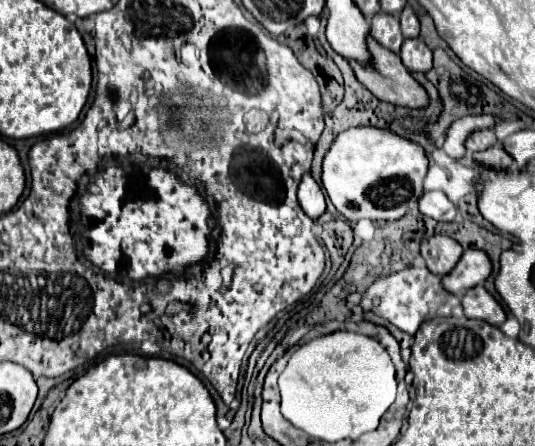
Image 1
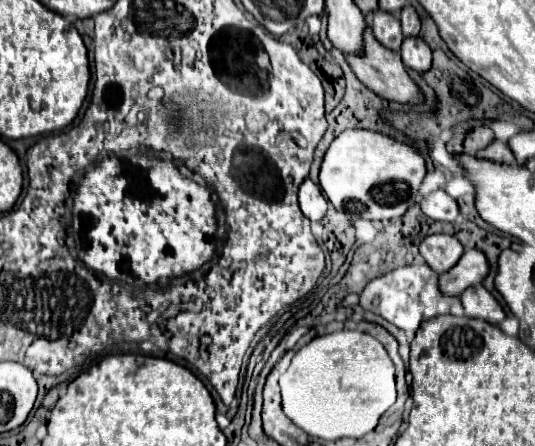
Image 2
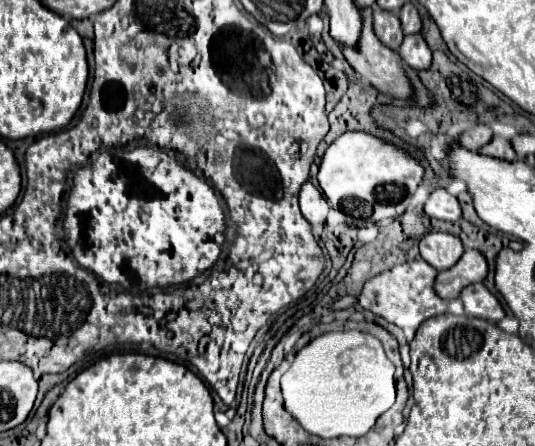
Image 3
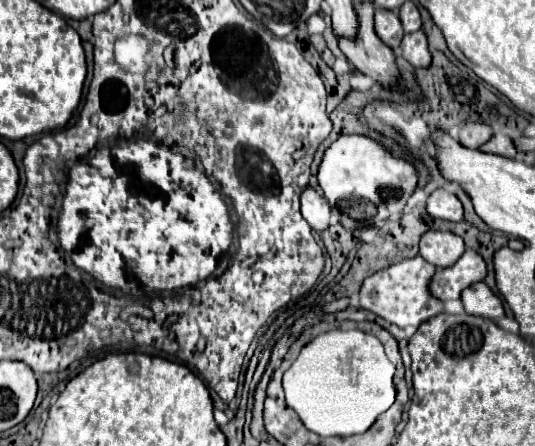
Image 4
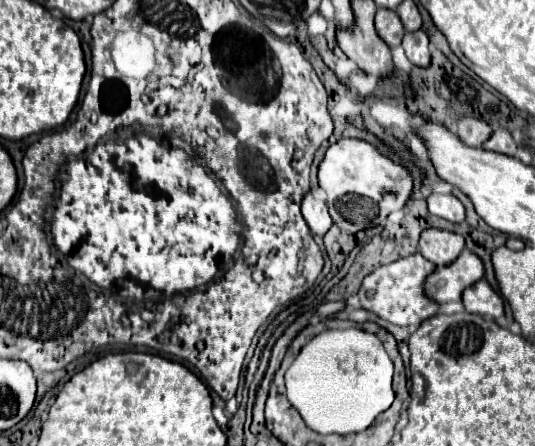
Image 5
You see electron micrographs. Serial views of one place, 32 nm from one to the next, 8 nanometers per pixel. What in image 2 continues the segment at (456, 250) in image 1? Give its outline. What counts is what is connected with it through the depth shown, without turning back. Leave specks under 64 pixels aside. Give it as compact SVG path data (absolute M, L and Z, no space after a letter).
M432 234L426 236L420 244L420 254L424 256L426 264L438 272L448 272L462 256L462 244L448 234Z

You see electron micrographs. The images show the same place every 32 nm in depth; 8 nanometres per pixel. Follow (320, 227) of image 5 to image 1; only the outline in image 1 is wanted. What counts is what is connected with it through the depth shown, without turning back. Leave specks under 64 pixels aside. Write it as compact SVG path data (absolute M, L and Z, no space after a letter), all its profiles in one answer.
M306 172L302 176L302 182L298 186L298 200L300 200L302 210L310 218L318 218L326 210L326 196L324 196L320 184L314 180L312 172Z

